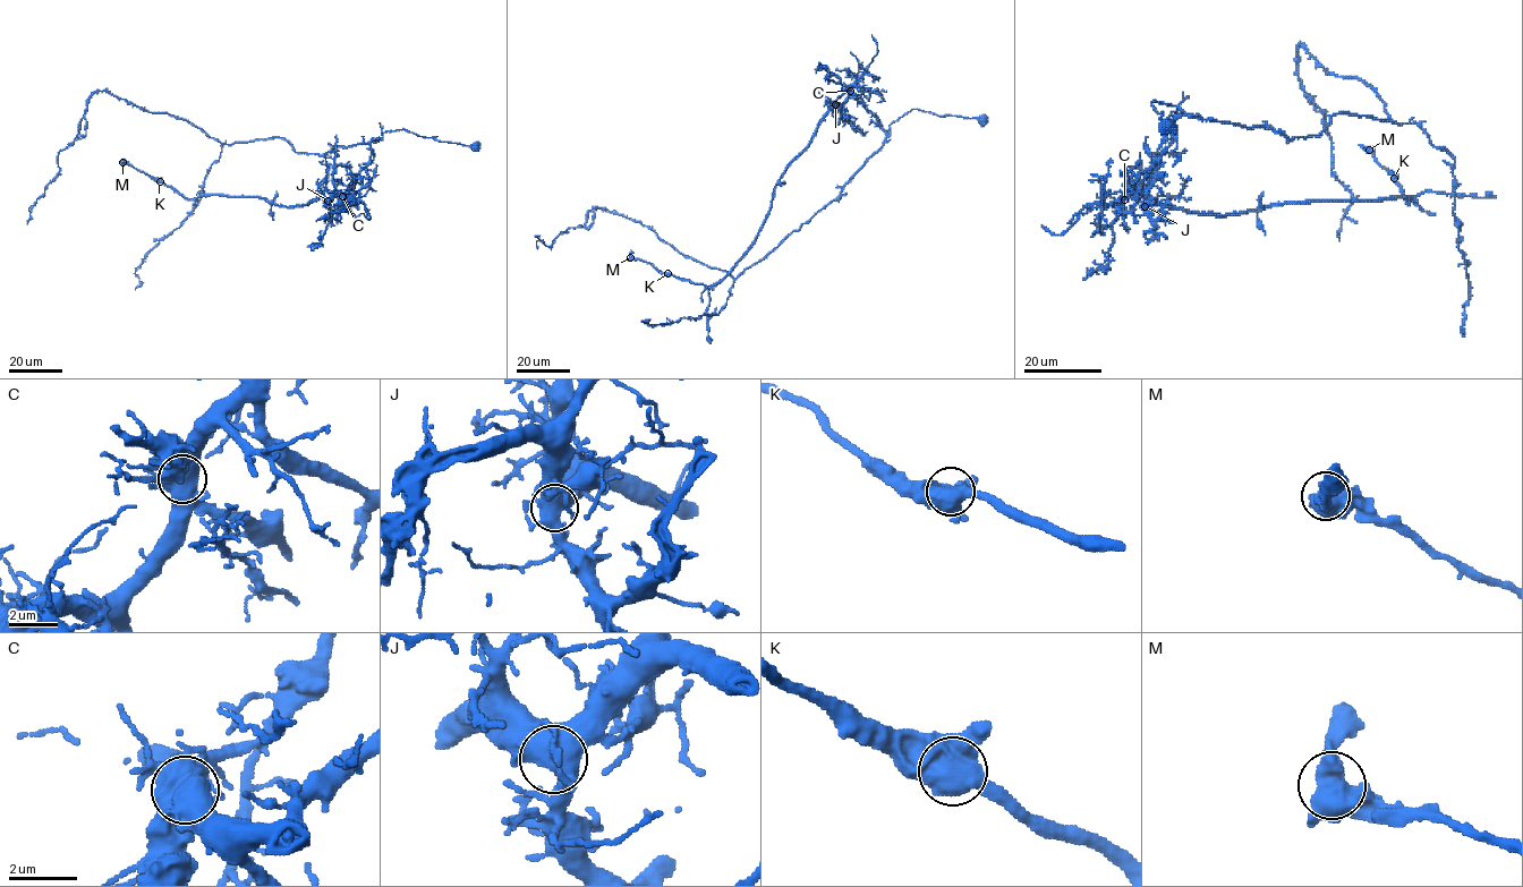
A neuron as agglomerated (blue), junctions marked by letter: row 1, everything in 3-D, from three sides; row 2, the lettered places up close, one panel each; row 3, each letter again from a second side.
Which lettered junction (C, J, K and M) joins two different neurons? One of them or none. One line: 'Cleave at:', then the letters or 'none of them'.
Cleave at: C

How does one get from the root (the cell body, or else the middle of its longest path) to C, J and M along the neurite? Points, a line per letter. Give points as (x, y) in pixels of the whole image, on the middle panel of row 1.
C: (984, 119), (938, 116), (912, 109), (893, 121), (886, 134), (862, 100), (849, 91)
J: (984, 119), (938, 116), (912, 109), (893, 121), (886, 134), (856, 95), (835, 104)
M: (984, 119), (912, 109), (886, 134), (851, 94), (786, 169), (755, 242), (719, 281), (692, 283), (630, 257)

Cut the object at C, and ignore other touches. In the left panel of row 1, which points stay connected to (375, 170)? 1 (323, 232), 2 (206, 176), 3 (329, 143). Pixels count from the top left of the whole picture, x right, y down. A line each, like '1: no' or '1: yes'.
1: no
2: no
3: no

